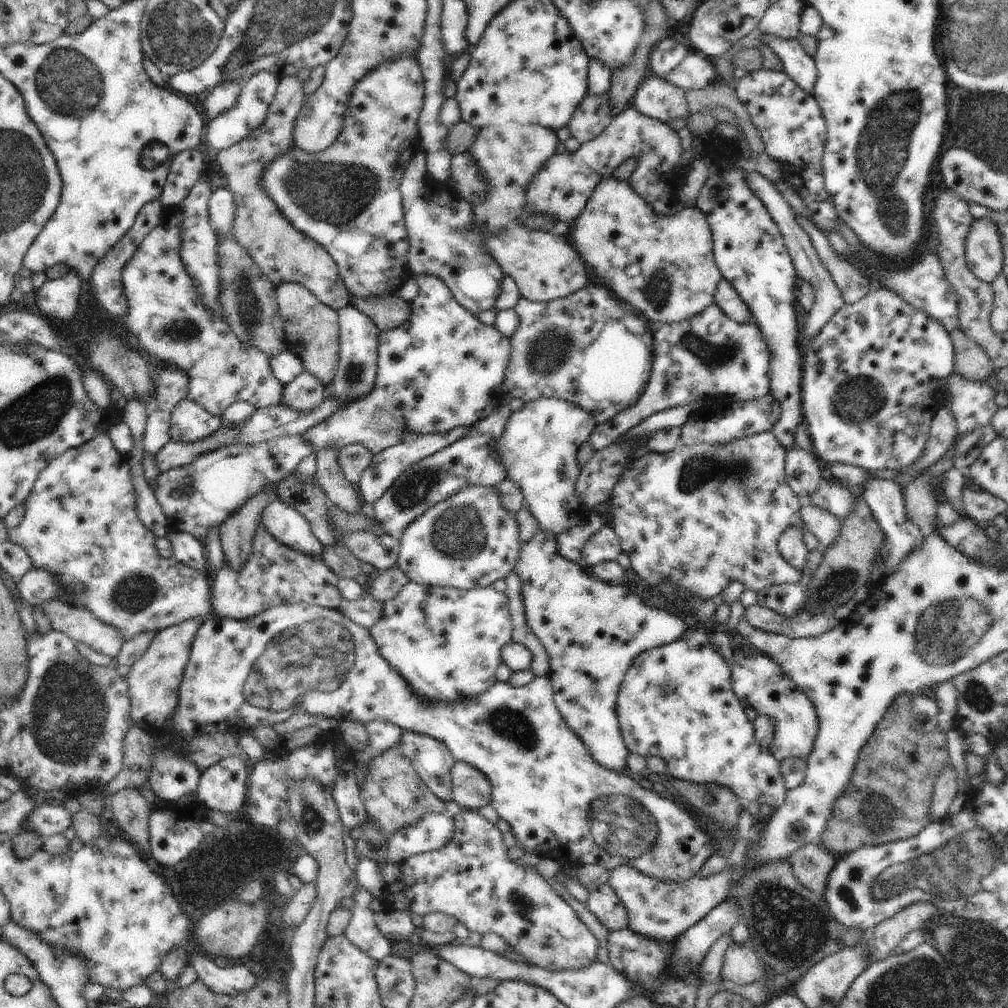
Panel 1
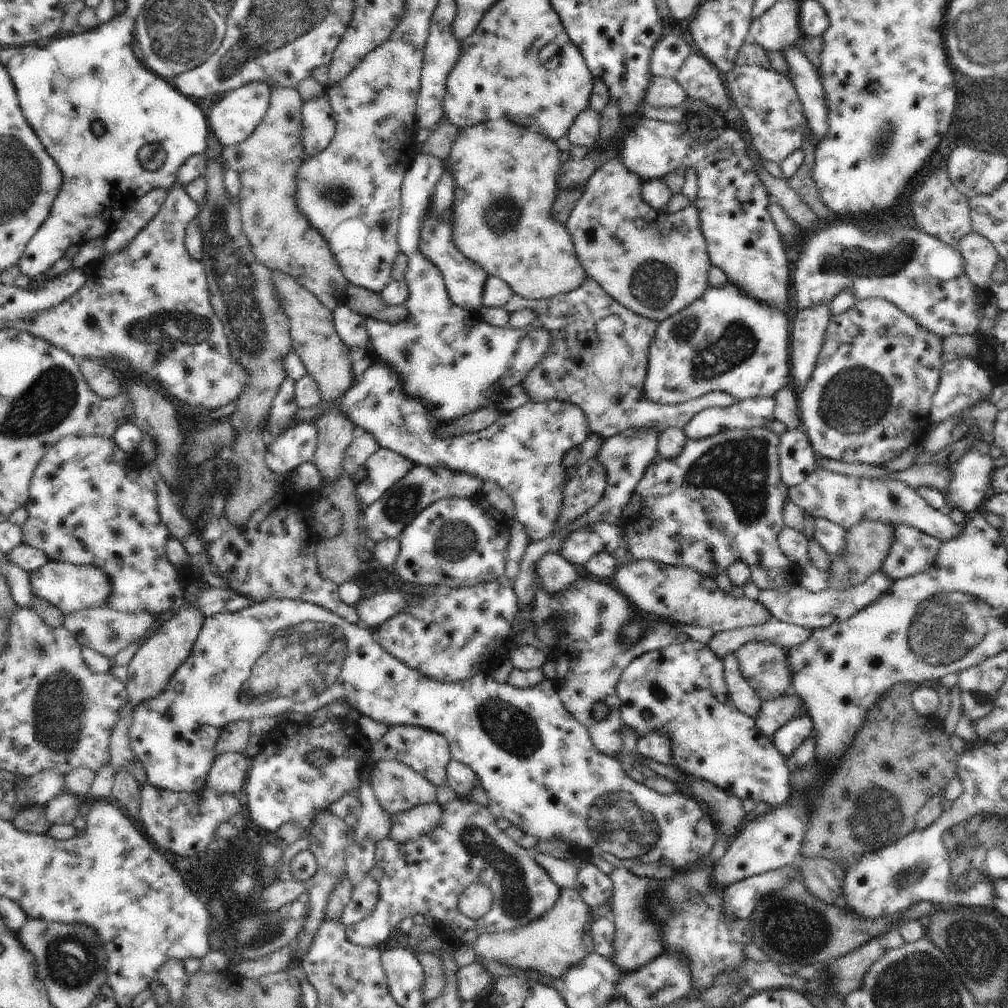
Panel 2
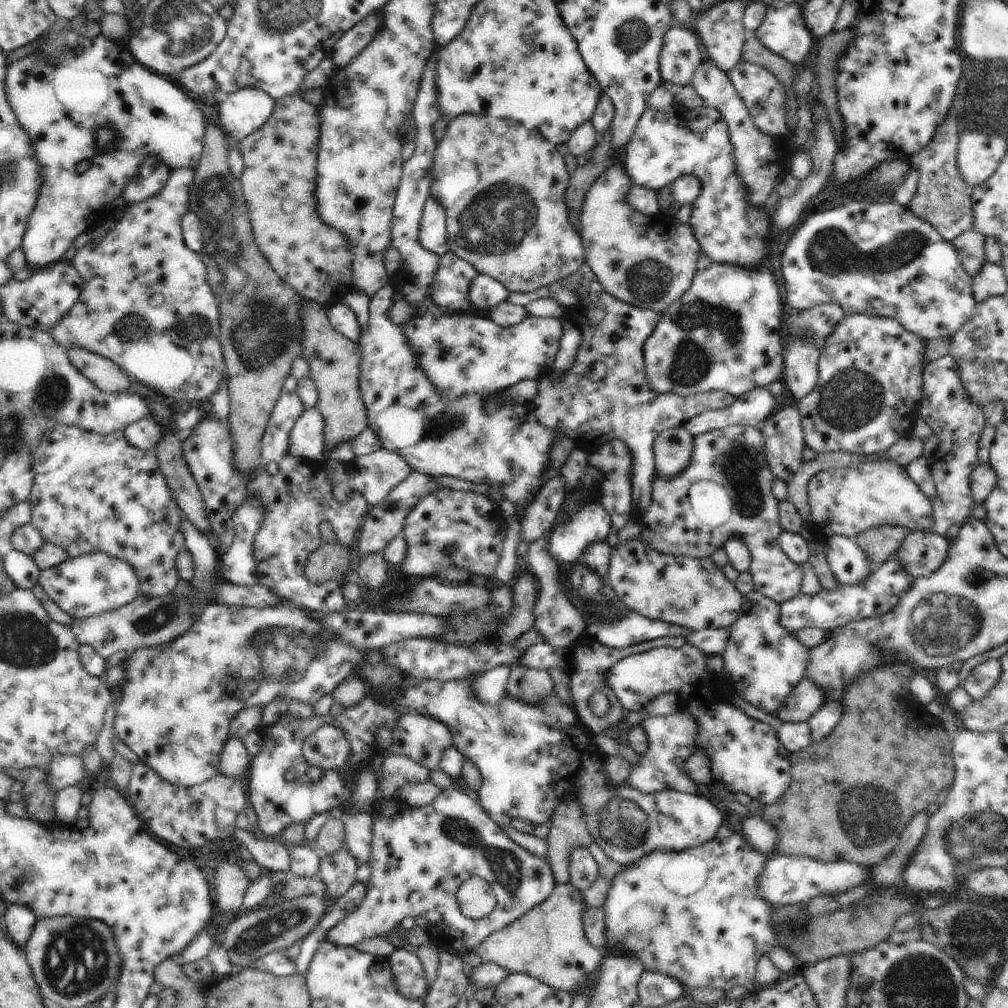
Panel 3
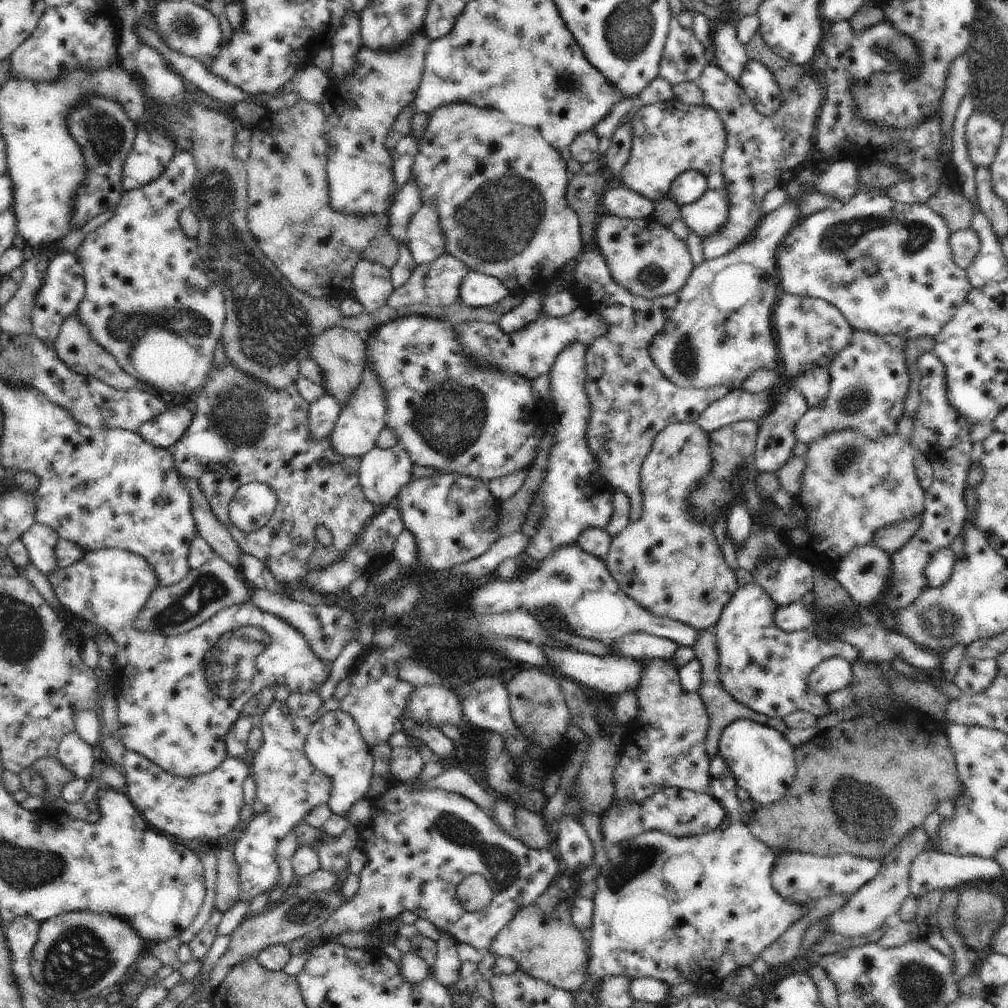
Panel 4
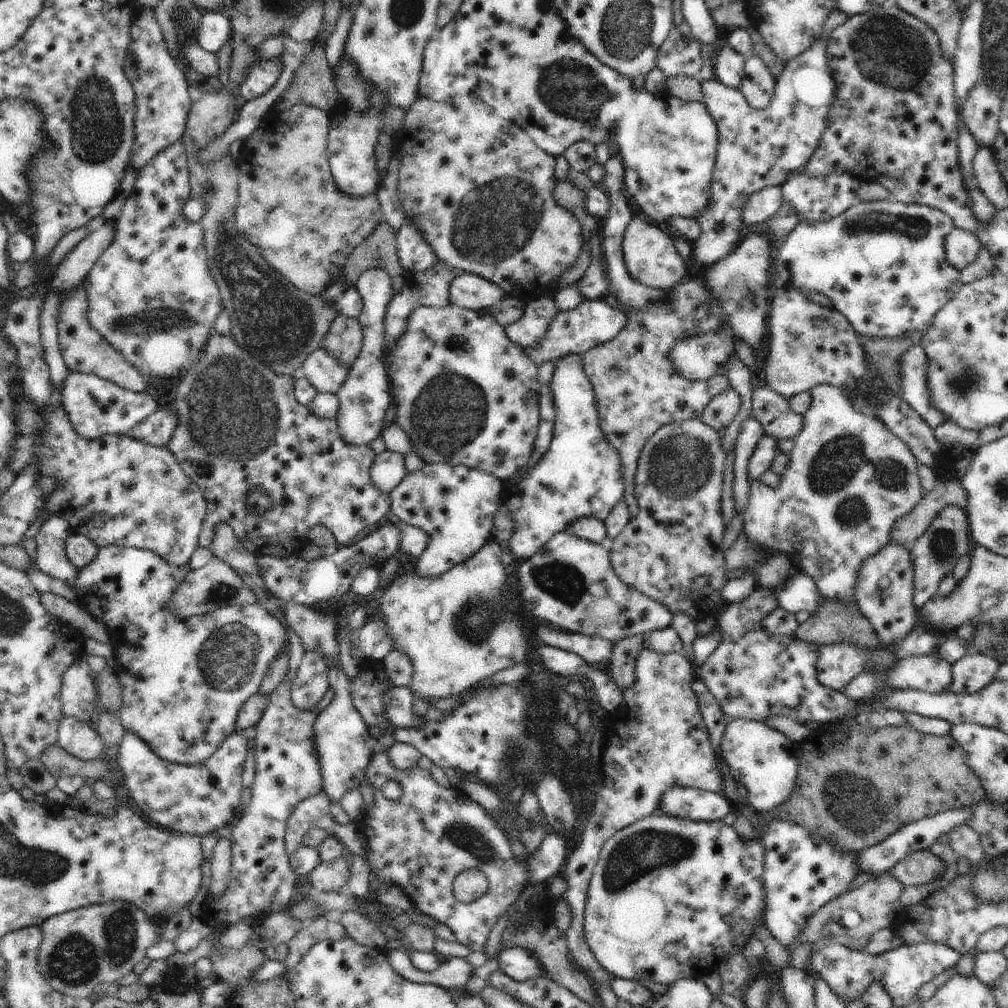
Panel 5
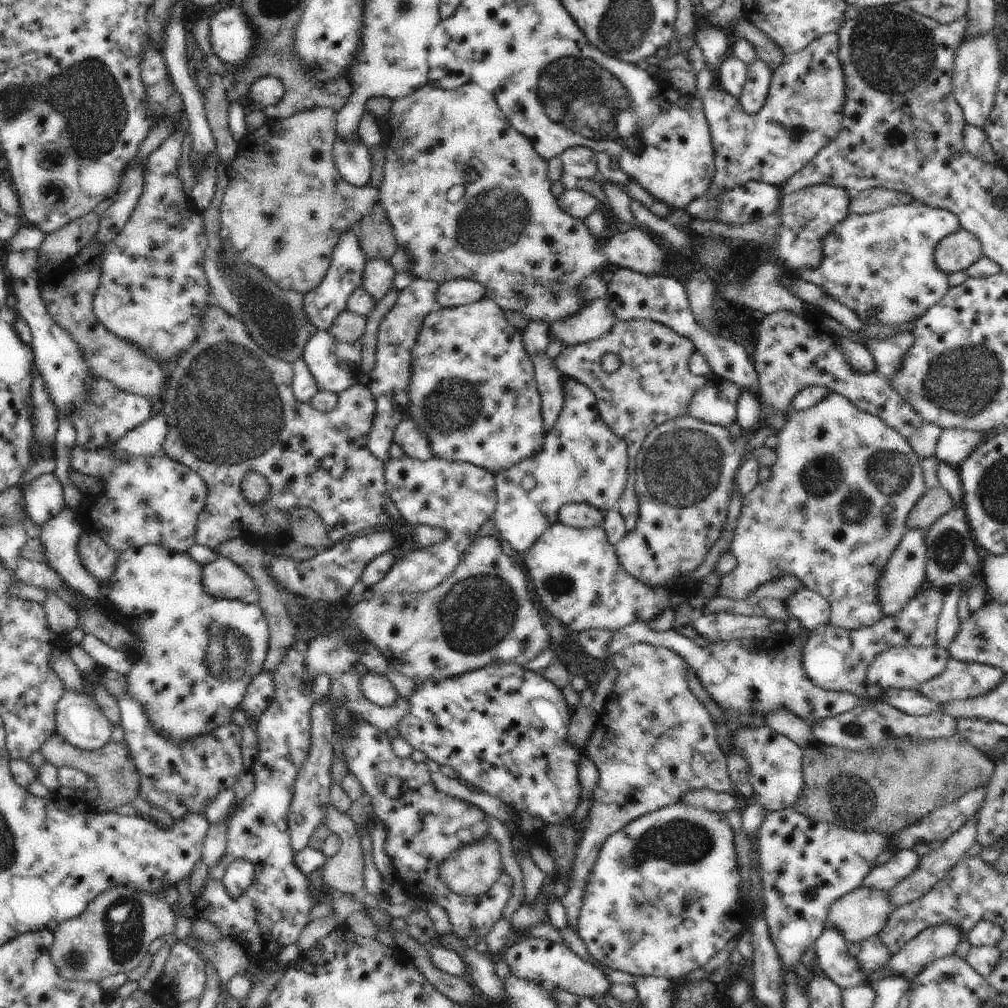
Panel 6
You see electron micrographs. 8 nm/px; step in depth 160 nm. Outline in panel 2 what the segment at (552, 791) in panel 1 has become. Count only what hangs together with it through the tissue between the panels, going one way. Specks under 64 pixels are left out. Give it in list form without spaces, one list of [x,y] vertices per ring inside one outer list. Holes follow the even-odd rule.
[[[268,599],[261,603],[252,603],[250,606],[233,613],[220,613],[213,617],[206,617],[190,656],[173,674],[167,687],[158,696],[143,701],[138,708],[133,710],[134,720],[129,730],[129,737],[133,753],[137,756],[137,760],[142,762],[146,771],[147,784],[171,792],[193,794],[198,790],[202,790],[206,785],[210,768],[212,768],[216,757],[214,745],[228,723],[251,721],[258,717],[278,716],[290,712],[310,716],[322,707],[337,701],[346,702],[346,704],[358,710],[360,716],[368,716],[376,722],[387,724],[389,727],[410,725],[433,730],[445,736],[451,750],[451,759],[466,764],[478,776],[481,786],[484,787],[488,795],[488,806],[486,808],[494,818],[507,818],[511,824],[522,828],[525,834],[536,836],[539,841],[554,840],[556,838],[557,840],[570,842],[571,851],[575,854],[582,850],[582,852],[588,852],[592,856],[600,856],[600,858],[610,862],[614,868],[624,867],[630,870],[636,863],[648,864],[652,862],[652,864],[670,866],[670,868],[677,871],[684,870],[692,862],[708,857],[712,846],[720,836],[714,820],[710,818],[710,814],[704,812],[700,808],[700,804],[686,792],[660,794],[660,792],[650,790],[644,784],[634,782],[630,776],[626,776],[618,758],[599,753],[592,744],[588,729],[564,708],[553,679],[545,678],[540,684],[525,689],[514,688],[507,682],[499,683],[492,676],[492,673],[484,674],[483,672],[457,683],[438,682],[422,676],[417,670],[408,668],[402,661],[387,653],[381,647],[381,644],[378,644],[374,631],[363,626],[362,623],[349,623],[344,617],[337,615],[330,609],[300,599]]]

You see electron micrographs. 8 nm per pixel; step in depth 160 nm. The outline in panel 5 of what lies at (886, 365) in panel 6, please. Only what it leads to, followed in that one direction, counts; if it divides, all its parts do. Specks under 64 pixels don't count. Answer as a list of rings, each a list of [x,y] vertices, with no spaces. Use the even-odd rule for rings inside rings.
[[[921,345],[910,346],[902,354],[902,362],[900,362],[901,400],[918,412],[919,417],[929,424],[930,428],[936,429],[946,420],[942,416],[942,412],[938,412],[930,404],[928,384],[926,384],[926,368],[928,368],[926,352]]]

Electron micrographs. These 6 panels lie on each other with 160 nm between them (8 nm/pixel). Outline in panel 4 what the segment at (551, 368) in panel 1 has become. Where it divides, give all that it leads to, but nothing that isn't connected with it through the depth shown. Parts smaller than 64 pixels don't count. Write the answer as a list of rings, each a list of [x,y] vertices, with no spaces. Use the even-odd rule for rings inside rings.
[[[596,248],[583,252],[572,274],[565,290],[578,298],[581,307],[592,308],[610,326],[610,330],[594,340],[586,352],[586,392],[592,408],[586,440],[600,466],[600,474],[614,490],[622,490],[628,496],[632,523],[642,516],[640,468],[654,438],[670,424],[695,423],[710,404],[731,391],[726,386],[679,388],[652,361],[650,344],[672,316],[680,300],[679,293],[652,299],[633,294],[614,282],[610,266]]]

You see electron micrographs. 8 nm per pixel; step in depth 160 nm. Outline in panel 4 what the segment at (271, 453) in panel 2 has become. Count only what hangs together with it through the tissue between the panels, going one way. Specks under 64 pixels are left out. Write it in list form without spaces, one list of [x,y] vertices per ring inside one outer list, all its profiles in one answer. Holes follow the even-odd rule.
[[[325,393],[320,400],[309,406],[308,425],[312,440],[324,440],[333,432],[341,409],[332,394]]]

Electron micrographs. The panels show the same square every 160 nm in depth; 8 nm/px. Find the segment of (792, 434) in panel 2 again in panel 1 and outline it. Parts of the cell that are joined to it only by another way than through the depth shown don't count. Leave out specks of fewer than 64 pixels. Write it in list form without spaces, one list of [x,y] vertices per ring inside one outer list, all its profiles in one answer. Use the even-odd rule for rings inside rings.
[[[794,446],[787,452],[785,477],[788,486],[801,499],[812,496],[824,480],[820,460],[814,453],[808,453]]]

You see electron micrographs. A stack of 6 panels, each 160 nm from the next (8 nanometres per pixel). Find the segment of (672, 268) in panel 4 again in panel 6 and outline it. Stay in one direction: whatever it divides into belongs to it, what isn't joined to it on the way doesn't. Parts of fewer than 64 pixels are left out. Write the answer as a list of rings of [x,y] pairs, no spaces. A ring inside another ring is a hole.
[[[468,84],[450,92],[425,85],[408,97],[394,100],[389,116],[378,120],[382,134],[381,145],[386,150],[384,180],[378,188],[380,203],[383,205],[388,221],[393,228],[397,248],[406,248],[406,256],[411,258],[410,272],[414,274],[414,278],[428,281],[436,280],[441,284],[455,279],[474,280],[486,290],[485,297],[498,304],[498,307],[503,312],[520,312],[531,321],[543,321],[550,326],[555,321],[562,321],[571,315],[575,315],[586,304],[579,296],[579,284],[583,279],[592,276],[594,273],[603,273],[607,264],[614,265],[618,269],[629,269],[645,276],[653,276],[666,270],[666,262],[670,260],[670,255],[662,250],[660,244],[656,244],[652,240],[652,236],[648,234],[649,231],[646,228],[636,225],[635,228],[628,230],[628,232],[620,232],[620,234],[612,236],[608,240],[601,241],[598,237],[592,236],[592,232],[588,230],[584,221],[573,218],[566,212],[563,212],[558,207],[557,199],[551,192],[553,182],[547,176],[548,162],[534,151],[530,140],[526,136],[522,136],[520,132],[516,132],[510,126],[510,122],[502,116],[494,96],[488,94],[486,90],[482,90],[480,86]],[[453,186],[464,187],[464,194],[462,194],[462,198],[458,202],[448,202],[447,192]]]

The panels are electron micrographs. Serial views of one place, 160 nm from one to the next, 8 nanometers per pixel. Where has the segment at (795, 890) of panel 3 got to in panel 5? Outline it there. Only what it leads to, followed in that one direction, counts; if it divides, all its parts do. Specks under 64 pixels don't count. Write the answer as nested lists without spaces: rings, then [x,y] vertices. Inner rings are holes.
[[[966,806],[965,808],[948,810],[947,812],[934,814],[934,816],[928,816],[928,818],[920,818],[916,822],[906,824],[906,826],[894,832],[892,836],[880,842],[880,844],[876,844],[863,852],[856,853],[860,873],[868,872],[868,874],[874,874],[875,876],[882,875],[887,873],[894,864],[898,864],[900,860],[906,858],[906,856],[910,856],[914,852],[930,849],[942,834],[950,834],[956,826],[968,825],[968,820],[972,820],[974,816],[974,809],[972,809],[973,807]]]

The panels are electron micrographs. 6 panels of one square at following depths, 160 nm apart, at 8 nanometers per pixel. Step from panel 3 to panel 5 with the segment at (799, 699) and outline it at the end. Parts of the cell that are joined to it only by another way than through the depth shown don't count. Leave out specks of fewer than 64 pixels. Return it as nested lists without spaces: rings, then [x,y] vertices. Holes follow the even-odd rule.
[[[847,640],[821,645],[816,673],[822,686],[840,691],[864,671],[870,649],[850,644]]]

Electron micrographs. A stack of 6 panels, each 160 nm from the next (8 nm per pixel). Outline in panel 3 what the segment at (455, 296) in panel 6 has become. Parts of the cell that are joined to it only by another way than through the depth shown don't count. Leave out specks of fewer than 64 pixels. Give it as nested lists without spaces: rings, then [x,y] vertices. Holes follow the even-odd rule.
[[[479,273],[468,288],[468,298],[477,309],[490,310],[507,301],[508,296],[508,290],[498,280],[486,274]]]

